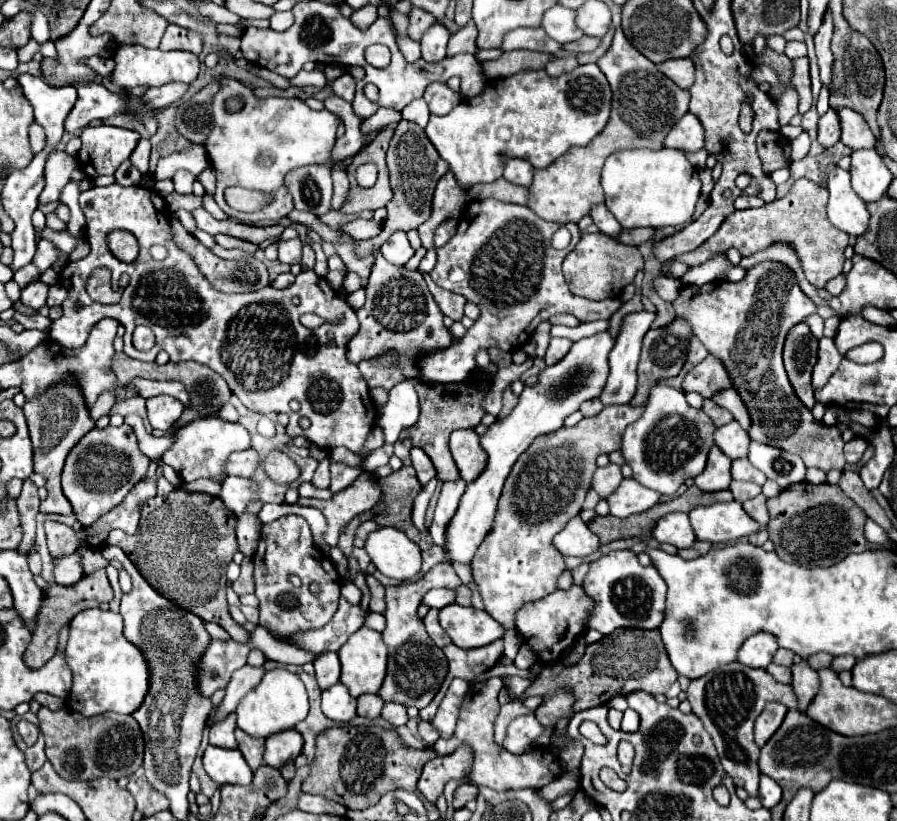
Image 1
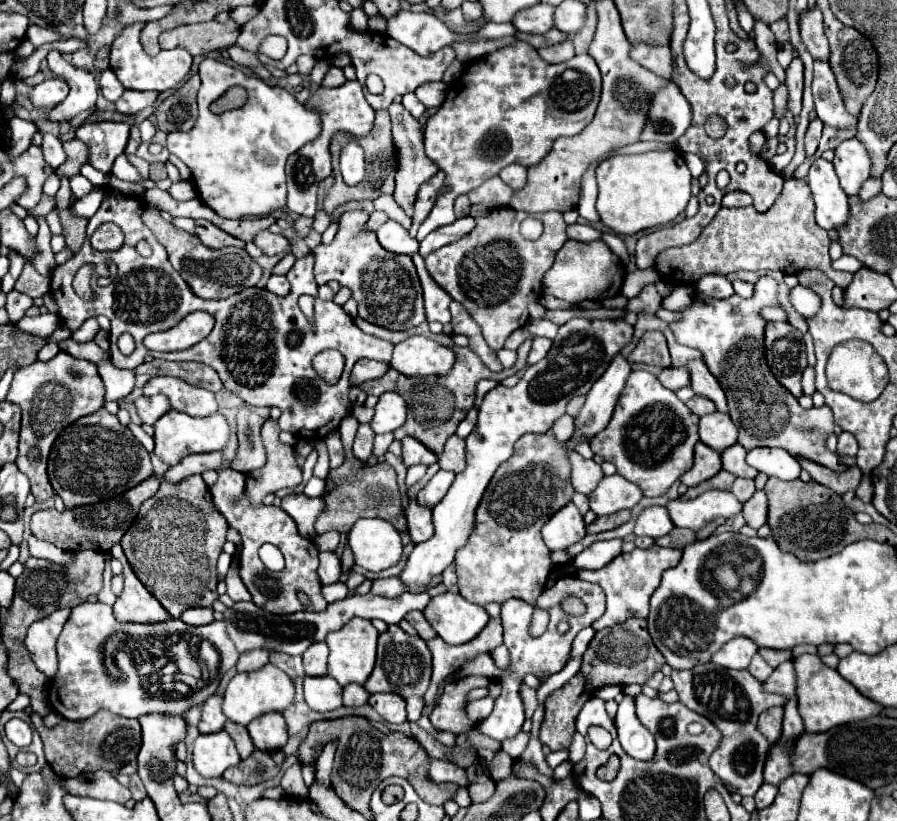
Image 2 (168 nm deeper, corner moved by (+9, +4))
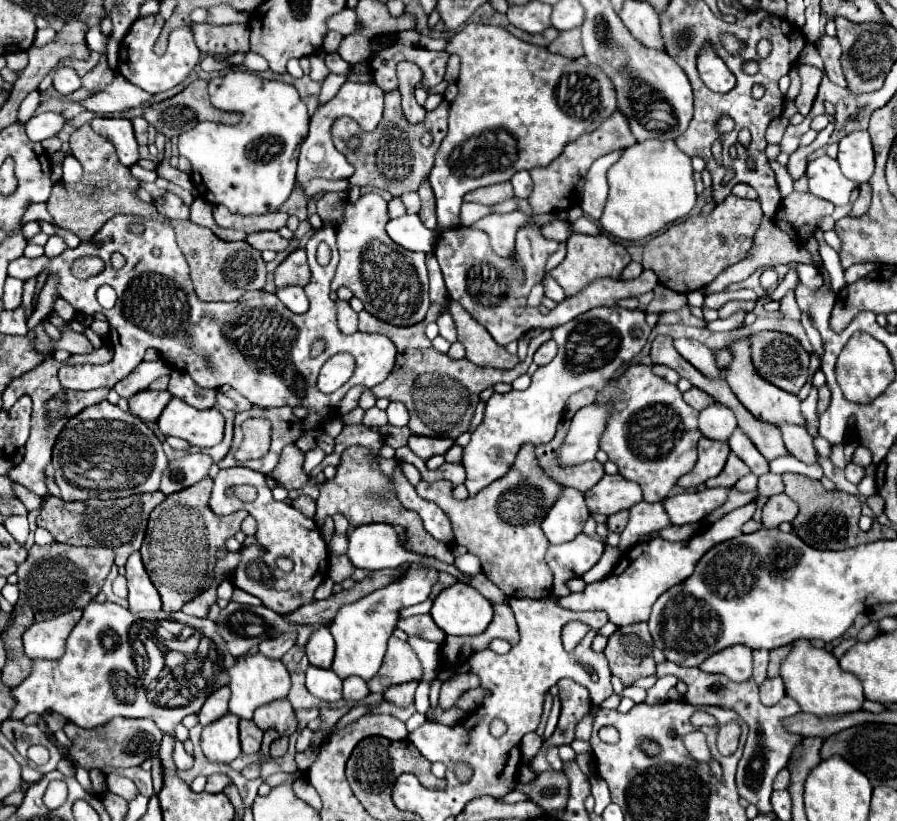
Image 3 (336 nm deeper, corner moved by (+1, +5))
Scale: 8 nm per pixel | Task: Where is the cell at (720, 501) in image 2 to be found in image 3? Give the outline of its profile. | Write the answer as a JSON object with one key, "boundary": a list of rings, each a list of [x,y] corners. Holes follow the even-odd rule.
{"boundary":[[[705,487],[695,493],[679,493],[679,495],[667,497],[663,501],[663,507],[673,525],[685,525],[685,523],[701,521],[713,509],[721,507],[725,499],[727,499],[725,487],[713,487],[713,489]]]}

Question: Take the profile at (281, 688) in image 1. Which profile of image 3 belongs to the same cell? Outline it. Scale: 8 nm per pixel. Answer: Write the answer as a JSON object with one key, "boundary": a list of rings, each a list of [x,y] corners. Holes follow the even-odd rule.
{"boundary":[[[245,653],[237,657],[235,665],[229,669],[229,689],[231,689],[231,699],[229,699],[229,711],[235,713],[241,719],[251,719],[253,711],[261,705],[267,705],[269,701],[277,701],[287,697],[291,689],[291,679],[289,671],[279,659],[265,657],[263,653]]]}

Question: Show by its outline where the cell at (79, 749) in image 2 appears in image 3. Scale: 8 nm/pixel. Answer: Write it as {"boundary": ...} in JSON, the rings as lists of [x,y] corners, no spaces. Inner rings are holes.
{"boundary":[[[117,717],[109,725],[103,725],[101,729],[93,729],[93,731],[81,729],[73,723],[67,723],[63,731],[73,741],[73,747],[69,749],[69,753],[87,771],[103,769],[103,767],[137,767],[145,759],[155,757],[159,753],[159,745],[163,739],[163,733],[149,719],[121,719],[121,717]]]}

